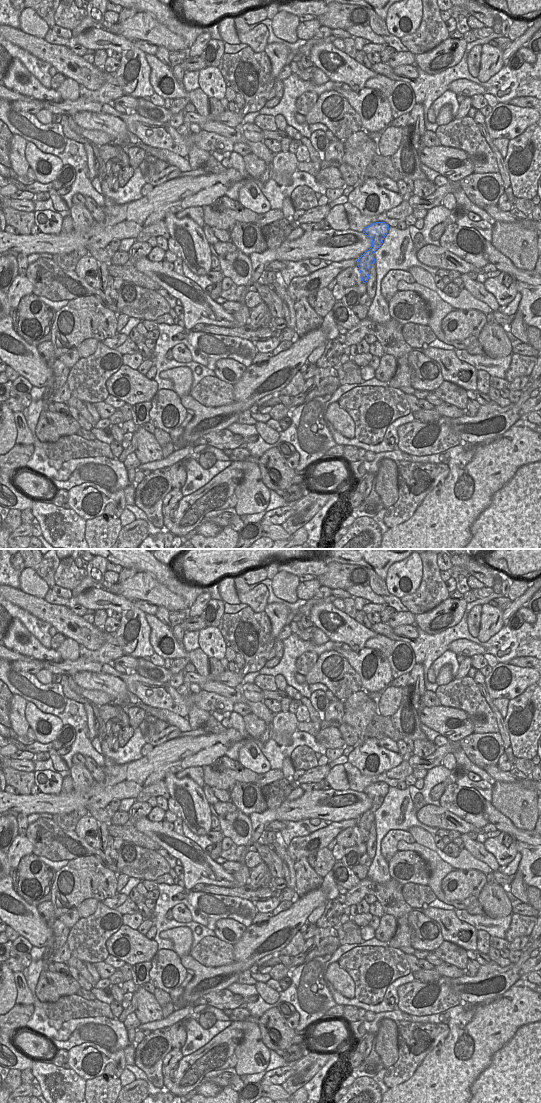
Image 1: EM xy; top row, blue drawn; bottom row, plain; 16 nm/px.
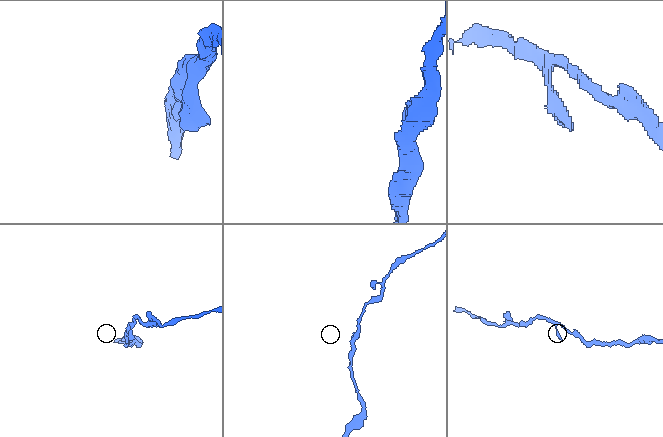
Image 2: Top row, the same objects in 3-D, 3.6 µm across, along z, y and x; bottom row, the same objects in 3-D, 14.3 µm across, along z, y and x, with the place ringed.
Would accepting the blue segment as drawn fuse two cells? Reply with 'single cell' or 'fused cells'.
single cell

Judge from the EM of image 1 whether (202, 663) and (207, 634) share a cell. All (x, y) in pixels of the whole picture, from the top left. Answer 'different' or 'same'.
different

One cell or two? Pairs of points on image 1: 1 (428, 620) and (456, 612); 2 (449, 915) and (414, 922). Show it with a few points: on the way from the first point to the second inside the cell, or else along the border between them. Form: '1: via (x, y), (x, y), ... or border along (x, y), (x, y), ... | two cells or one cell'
1: via (435, 618), (449, 616) | one cell
2: border along (421, 912), (432, 918), (439, 925), (443, 940) | two cells

